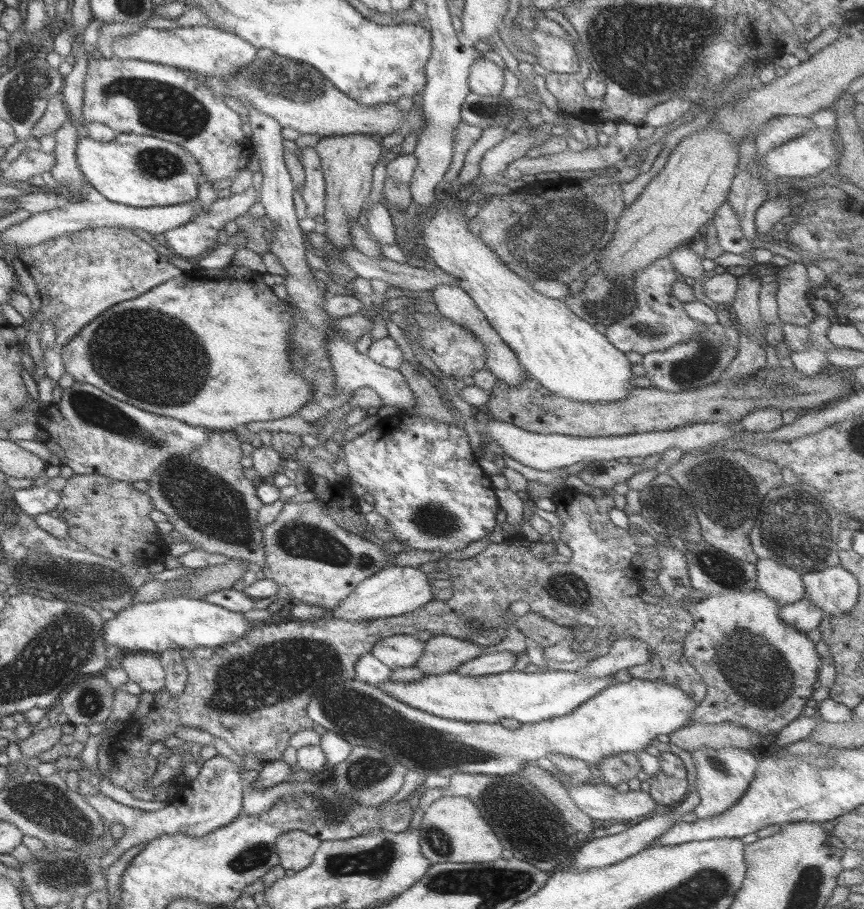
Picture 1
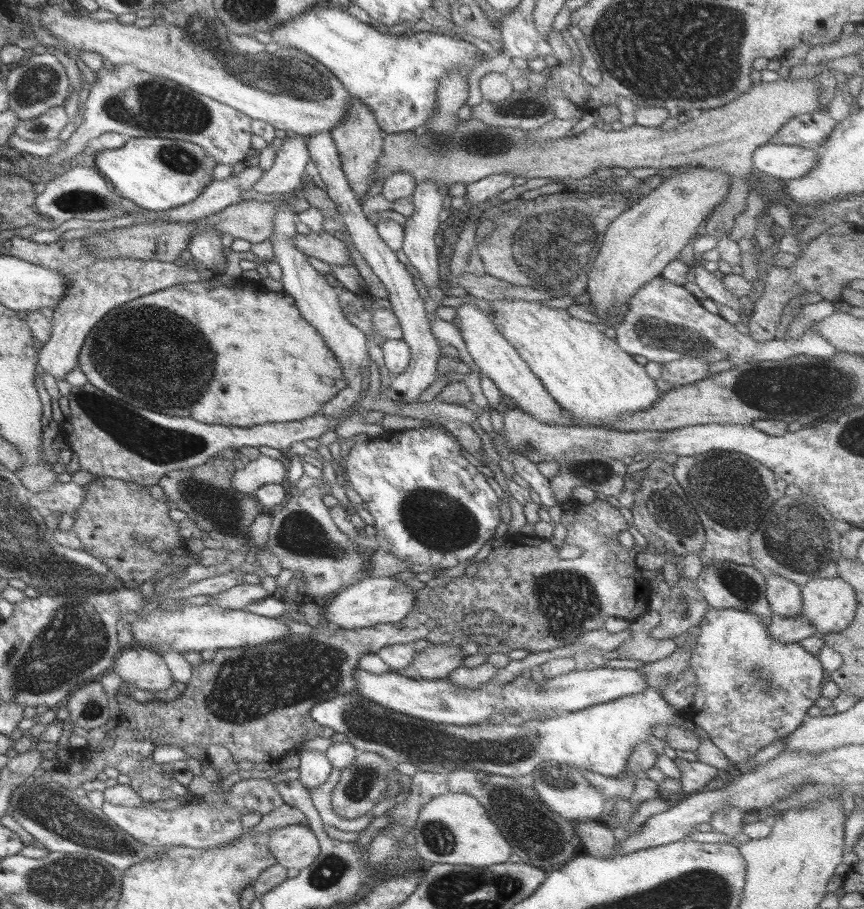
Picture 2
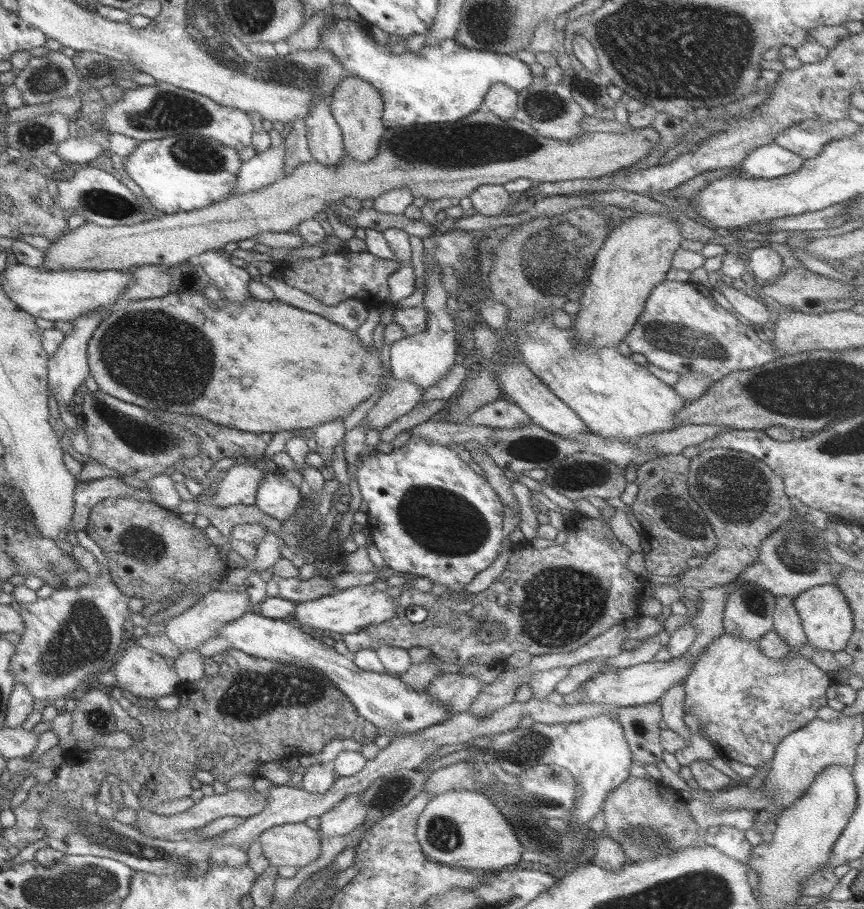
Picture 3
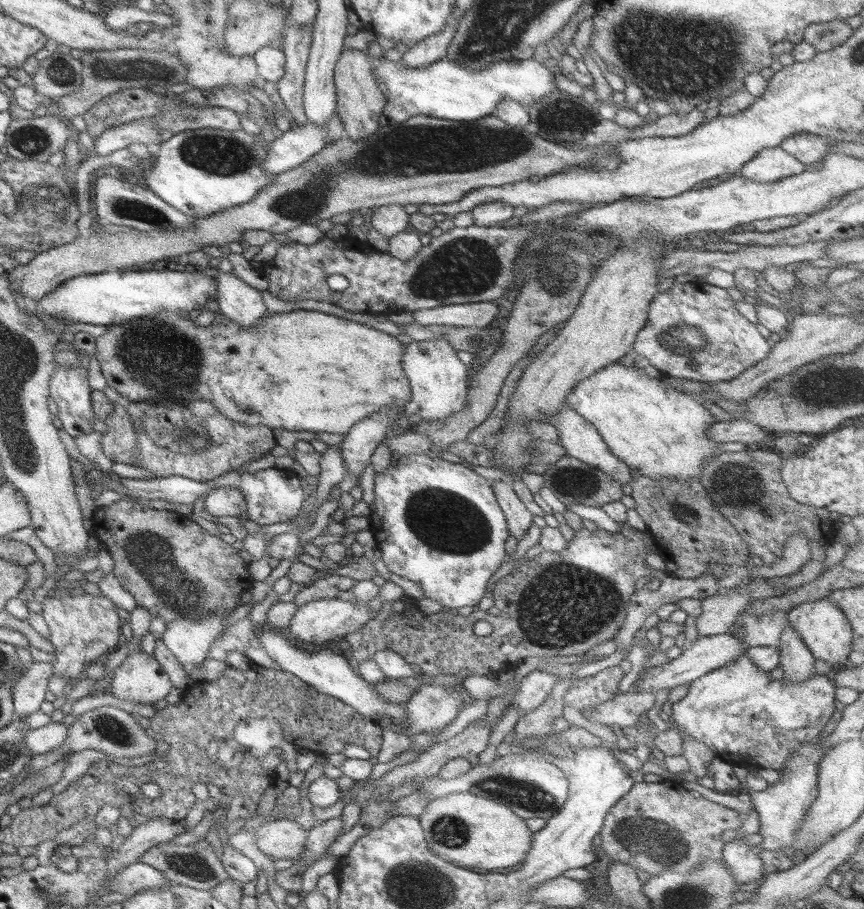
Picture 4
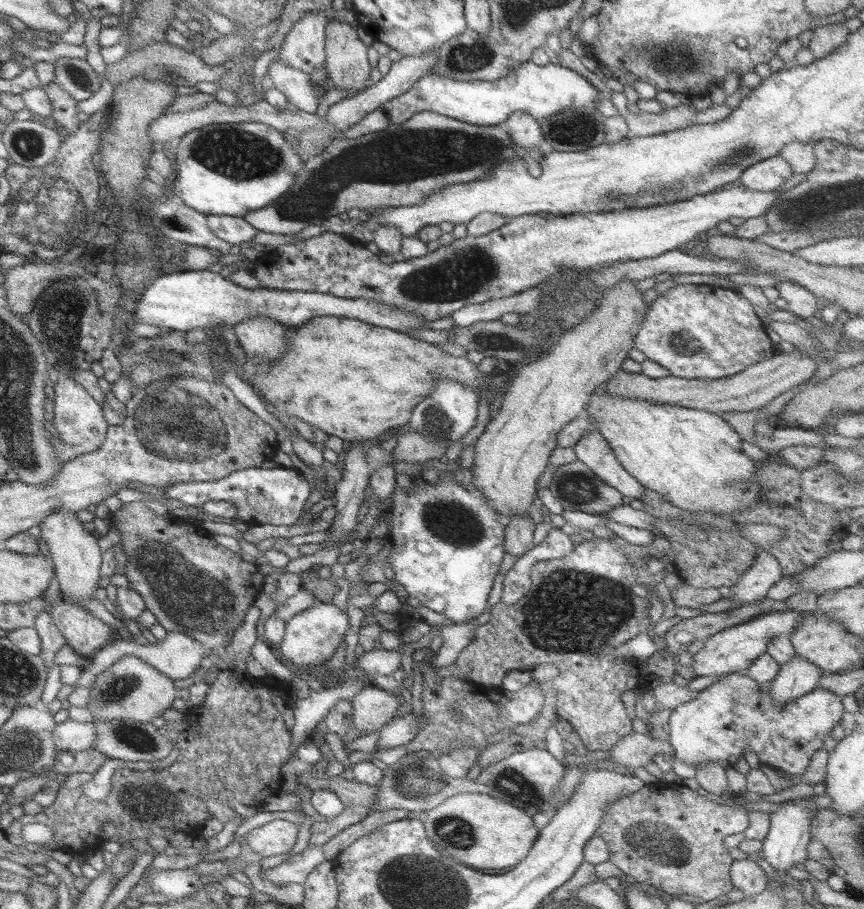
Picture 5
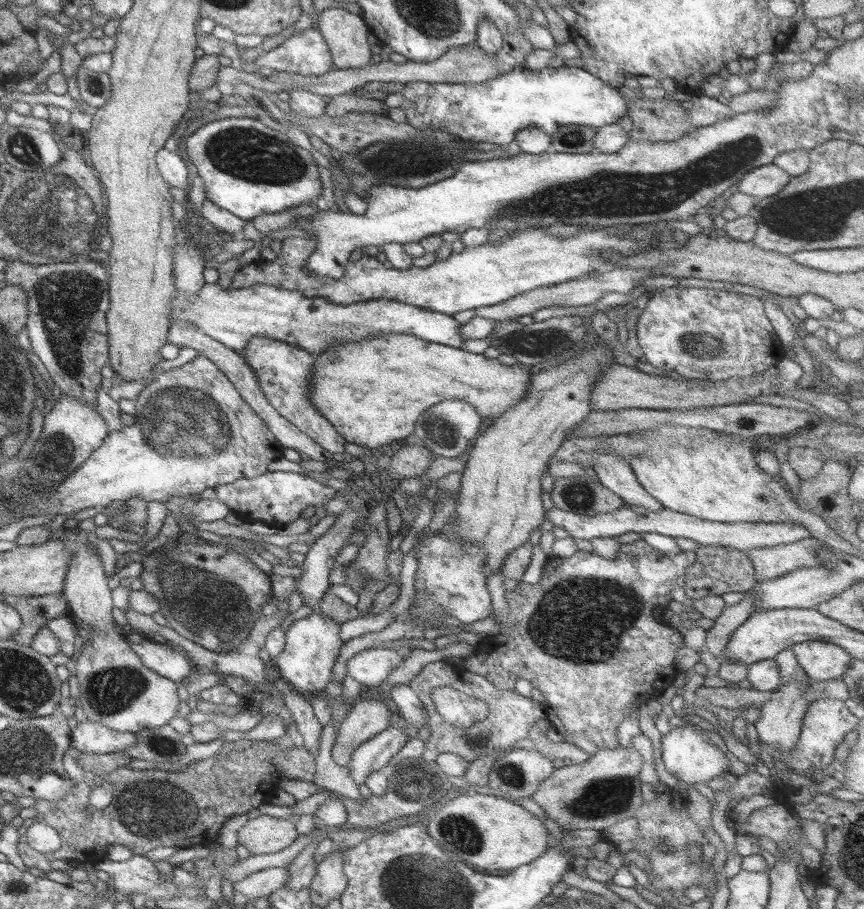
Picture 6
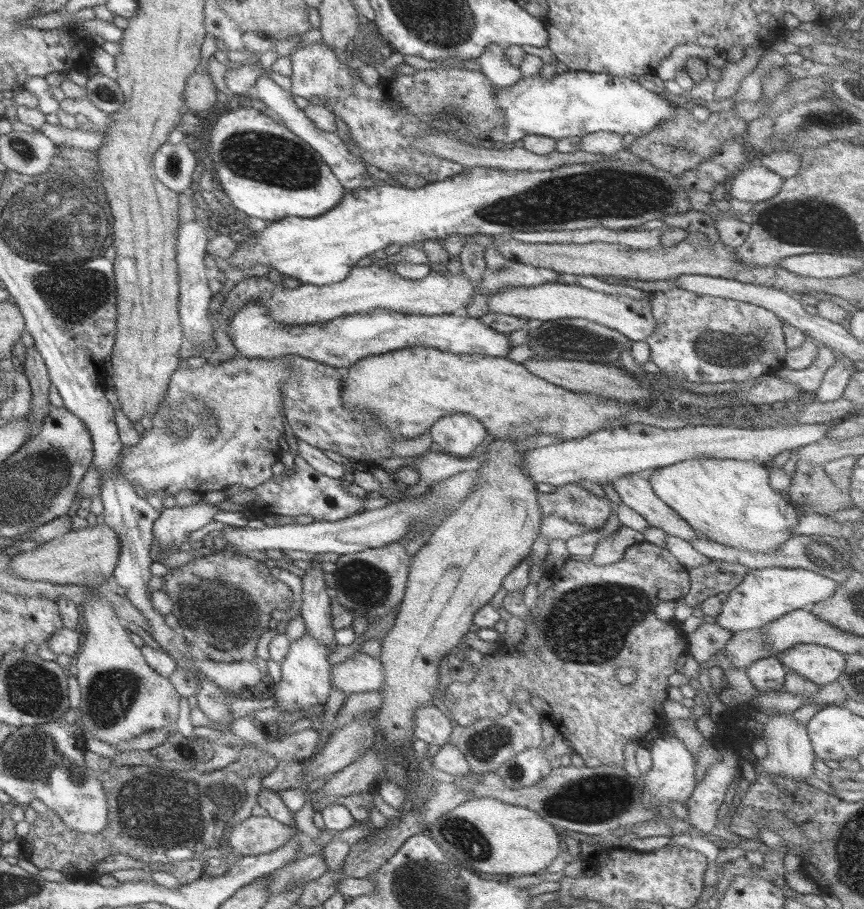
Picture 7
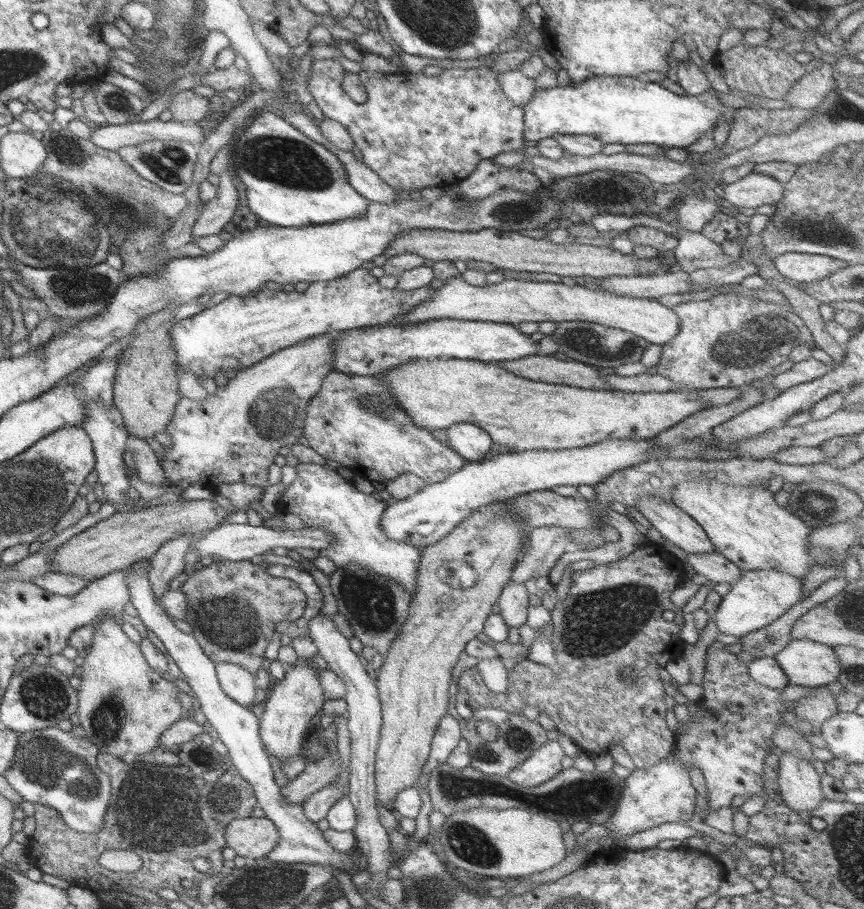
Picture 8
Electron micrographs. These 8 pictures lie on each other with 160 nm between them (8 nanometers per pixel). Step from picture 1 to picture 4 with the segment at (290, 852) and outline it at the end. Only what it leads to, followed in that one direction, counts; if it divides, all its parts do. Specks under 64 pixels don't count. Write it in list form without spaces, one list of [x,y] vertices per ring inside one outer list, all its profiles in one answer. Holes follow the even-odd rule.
[[[292,819],[271,820],[253,830],[256,848],[272,862],[298,860],[305,852],[307,832]]]

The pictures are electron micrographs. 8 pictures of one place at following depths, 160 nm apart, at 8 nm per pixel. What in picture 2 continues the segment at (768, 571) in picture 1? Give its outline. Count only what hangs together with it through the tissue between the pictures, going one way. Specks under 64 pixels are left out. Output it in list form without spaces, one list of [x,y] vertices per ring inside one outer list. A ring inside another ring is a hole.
[[[765,576],[765,598],[772,614],[783,618],[800,616],[800,587],[783,576]]]

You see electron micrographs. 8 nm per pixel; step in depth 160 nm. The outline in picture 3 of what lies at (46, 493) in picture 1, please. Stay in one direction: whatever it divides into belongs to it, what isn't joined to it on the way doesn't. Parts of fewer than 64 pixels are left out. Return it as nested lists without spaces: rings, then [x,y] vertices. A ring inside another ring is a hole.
[[[104,477],[77,484],[73,493],[72,530],[82,530],[87,524],[87,513],[100,500],[111,496],[127,496],[133,500],[149,500],[147,491],[132,488],[118,478]]]

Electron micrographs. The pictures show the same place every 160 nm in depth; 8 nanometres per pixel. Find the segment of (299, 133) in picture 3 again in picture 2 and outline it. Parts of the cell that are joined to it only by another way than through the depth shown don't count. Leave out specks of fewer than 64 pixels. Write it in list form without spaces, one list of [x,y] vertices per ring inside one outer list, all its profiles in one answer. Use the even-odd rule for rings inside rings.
[[[288,135],[279,149],[271,166],[263,171],[261,178],[250,189],[259,194],[277,194],[286,202],[293,196],[305,176],[305,164],[310,161],[305,138]]]

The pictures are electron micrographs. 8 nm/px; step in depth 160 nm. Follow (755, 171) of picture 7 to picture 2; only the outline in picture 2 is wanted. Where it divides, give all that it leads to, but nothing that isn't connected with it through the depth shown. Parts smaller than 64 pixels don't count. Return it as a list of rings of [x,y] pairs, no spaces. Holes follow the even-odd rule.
[[[766,143],[753,152],[752,168],[779,180],[796,179],[813,168],[816,154],[812,149],[796,145]]]

